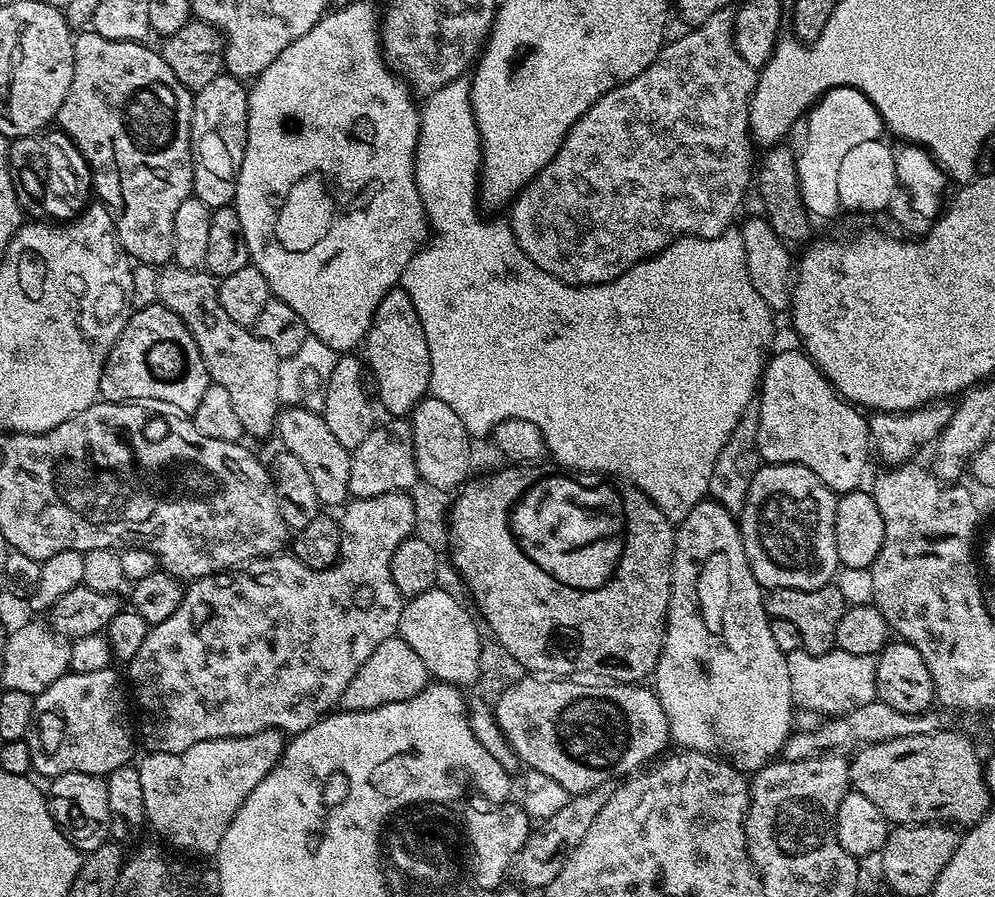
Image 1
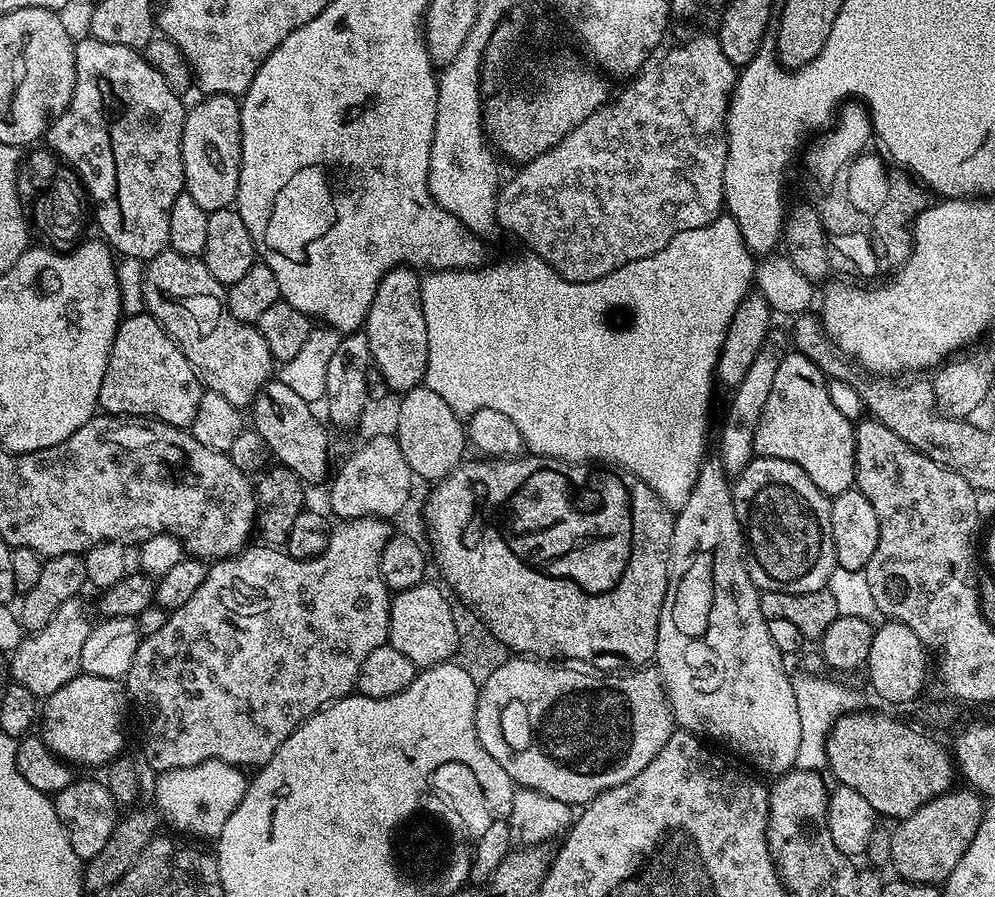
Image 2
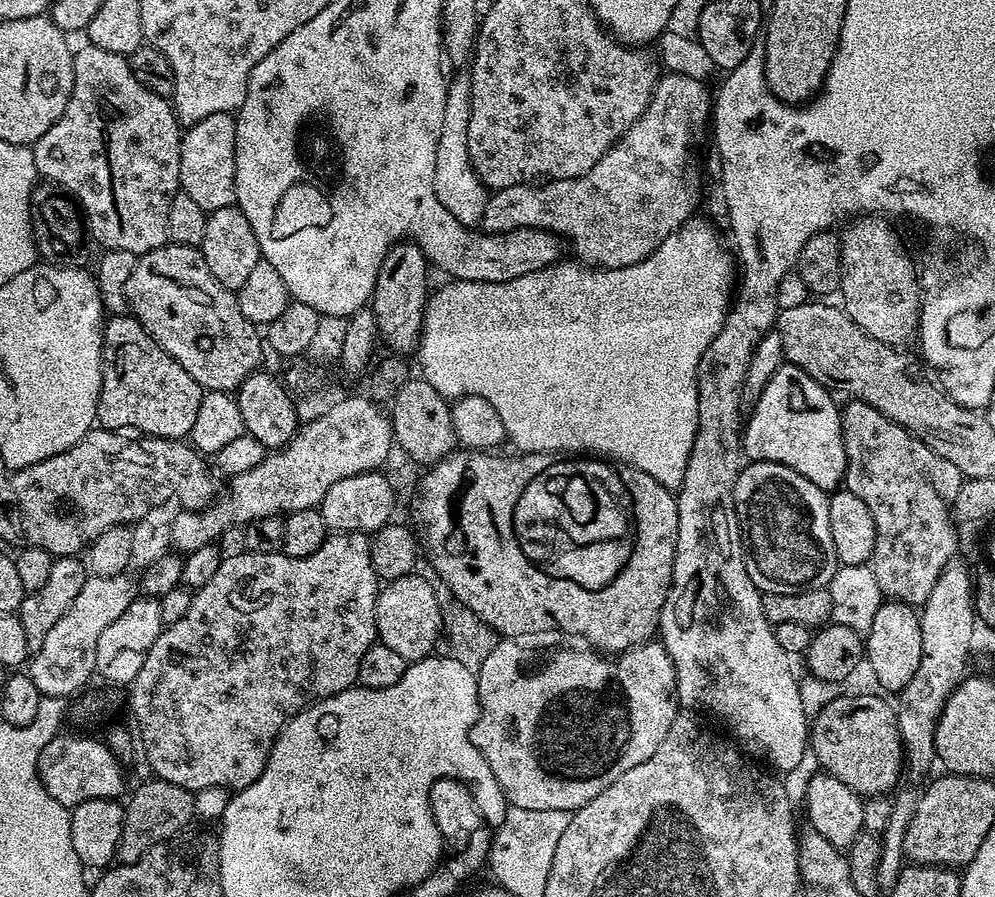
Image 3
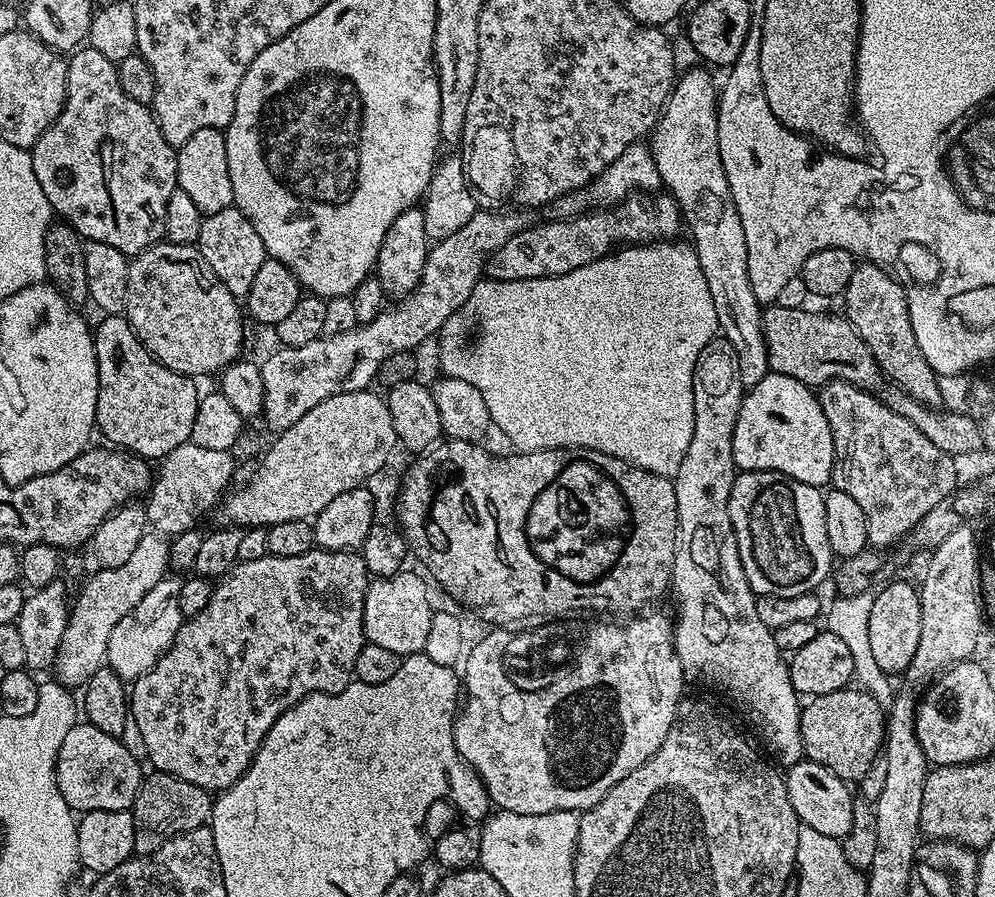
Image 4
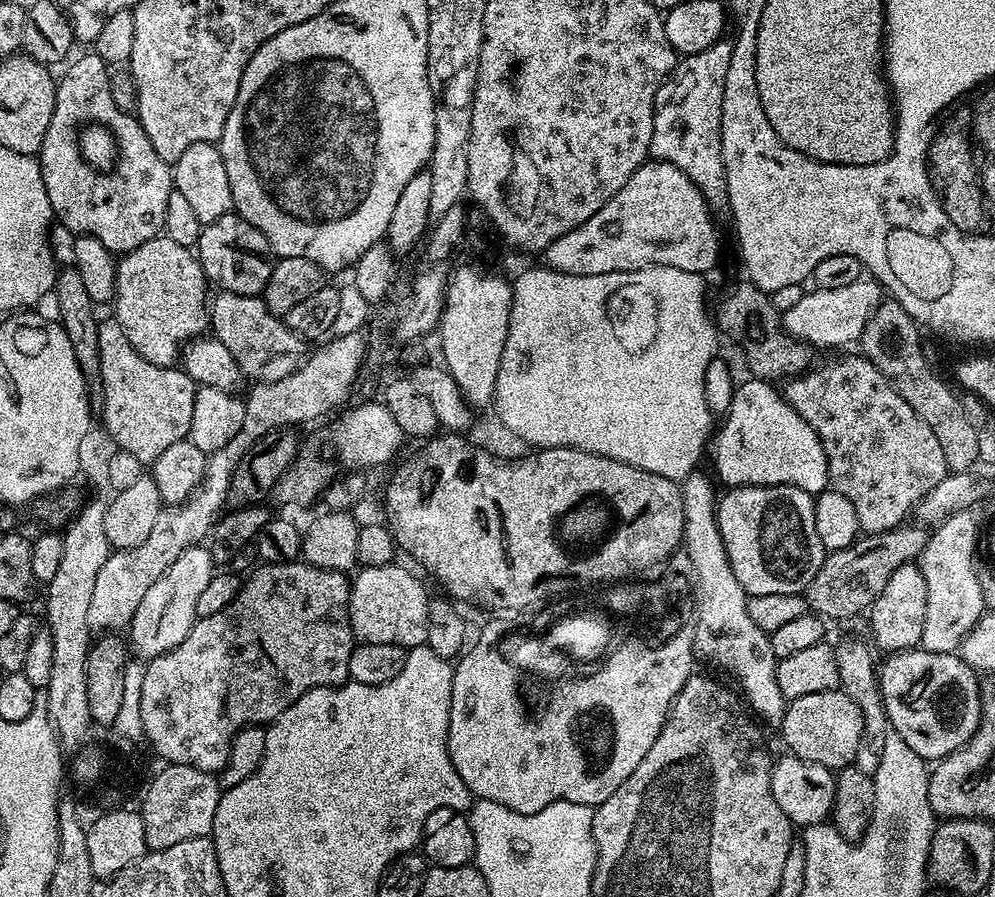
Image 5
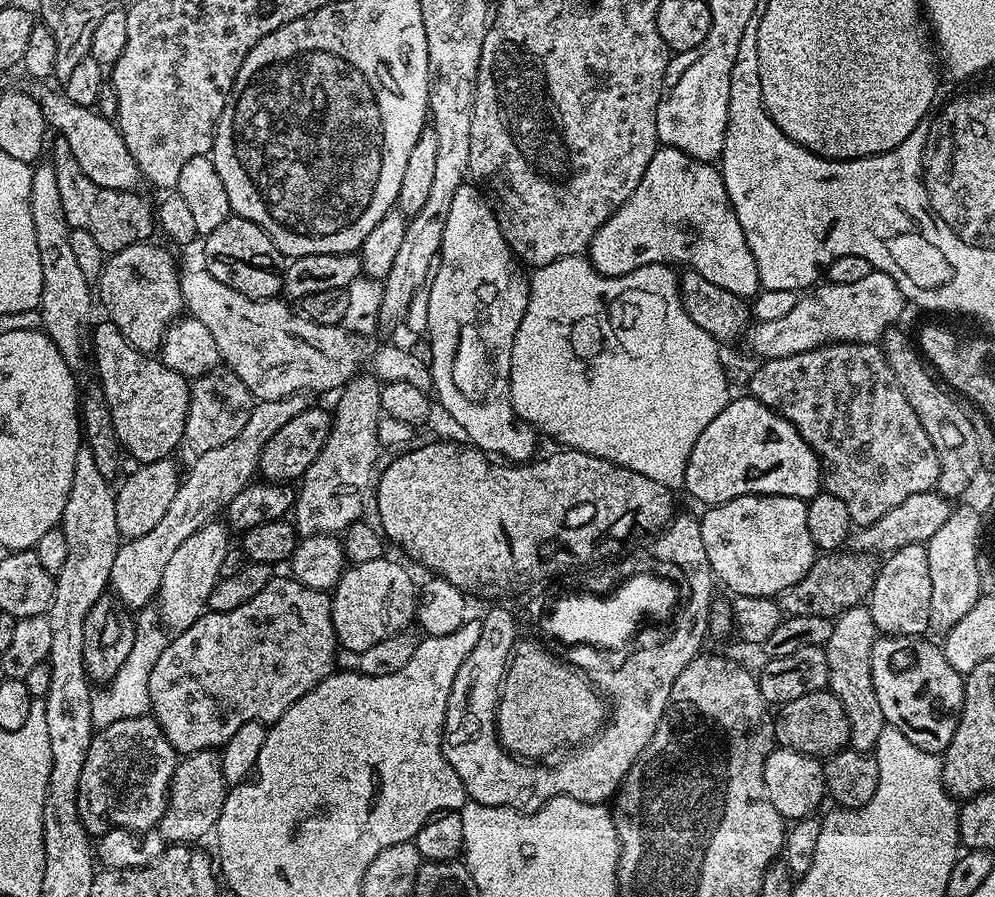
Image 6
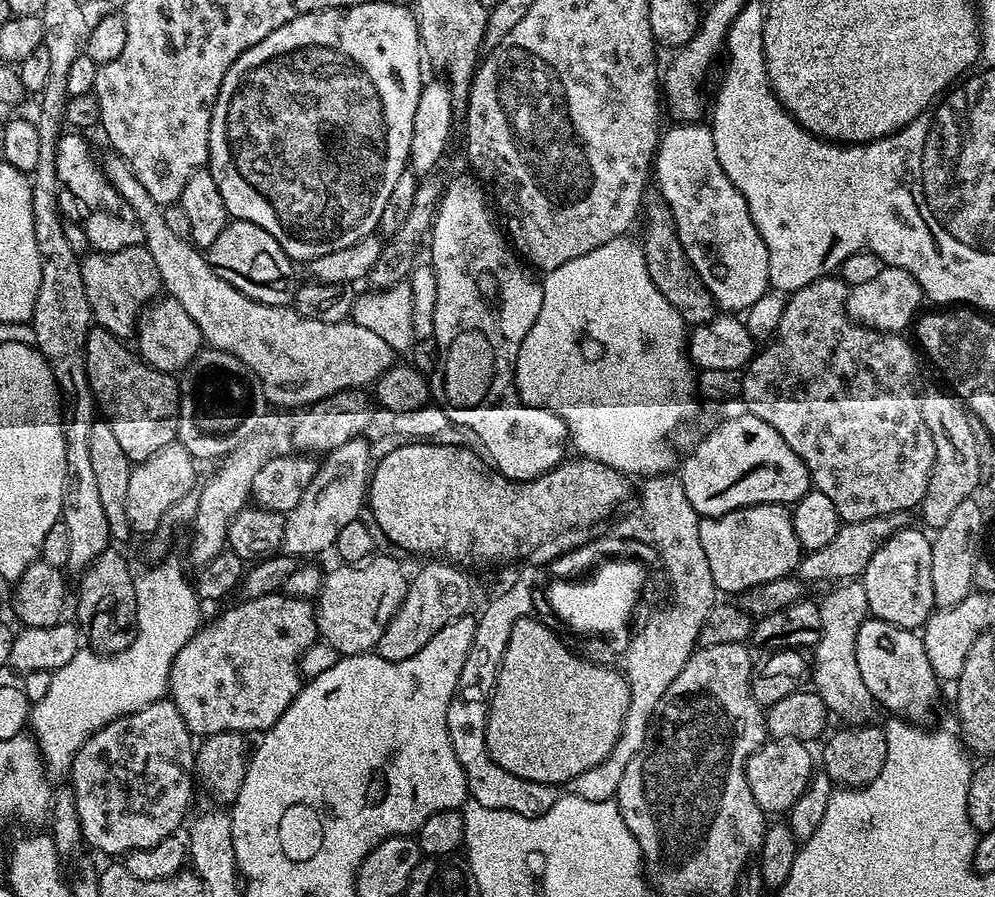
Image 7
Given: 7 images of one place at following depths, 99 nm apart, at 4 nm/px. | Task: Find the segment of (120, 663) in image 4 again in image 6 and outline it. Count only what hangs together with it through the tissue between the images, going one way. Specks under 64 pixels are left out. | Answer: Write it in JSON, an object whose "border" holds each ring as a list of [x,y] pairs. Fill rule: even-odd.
{"border":[[[209,522],[201,526],[178,550],[170,557],[162,573],[162,586],[158,593],[158,608],[162,613],[162,620],[173,633],[181,632],[191,626],[199,616],[203,616],[210,598],[210,590],[220,580],[222,560],[230,547],[230,532],[223,523]],[[164,611],[164,612],[163,612]],[[169,624],[169,625],[168,625]],[[172,627],[172,628],[171,628]]]}

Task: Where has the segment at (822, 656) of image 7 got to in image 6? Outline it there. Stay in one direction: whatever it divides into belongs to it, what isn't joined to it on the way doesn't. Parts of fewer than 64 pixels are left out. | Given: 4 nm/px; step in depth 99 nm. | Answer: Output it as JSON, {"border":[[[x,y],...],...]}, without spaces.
{"border":[[[867,606],[846,609],[832,620],[832,633],[823,650],[826,666],[830,668],[827,691],[833,692],[842,702],[850,722],[849,747],[858,752],[871,753],[884,727],[887,727],[878,694],[874,694],[874,678],[870,674],[870,654],[878,639],[876,623]]]}

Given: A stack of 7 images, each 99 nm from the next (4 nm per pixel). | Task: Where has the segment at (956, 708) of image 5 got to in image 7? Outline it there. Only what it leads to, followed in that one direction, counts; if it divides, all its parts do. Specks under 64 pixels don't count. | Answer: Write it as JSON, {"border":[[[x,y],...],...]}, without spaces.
{"border":[[[875,618],[866,619],[858,630],[856,653],[862,682],[866,682],[866,690],[870,690],[877,705],[881,704],[888,714],[903,718],[913,725],[929,723],[927,720],[932,716],[932,707],[936,704],[936,695],[942,684],[926,658],[924,637],[919,631]]]}

